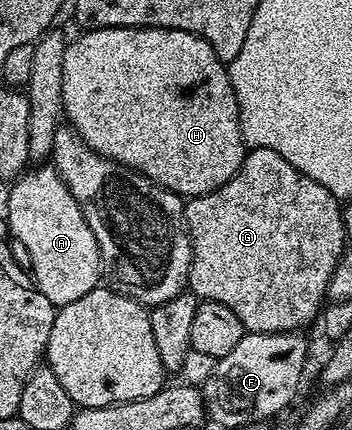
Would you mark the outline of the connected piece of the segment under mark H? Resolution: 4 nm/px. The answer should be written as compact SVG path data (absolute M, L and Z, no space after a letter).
M98 26L94 30L84 30L81 38L71 39L66 48L66 56L62 60L62 104L67 125L78 131L85 146L94 152L106 156L115 162L121 162L137 175L146 177L154 184L179 194L185 199L197 198L203 194L222 188L240 171L240 165L246 153L246 143L240 131L240 109L232 81L228 75L228 67L220 57L196 34L181 30L167 30L153 26Z

